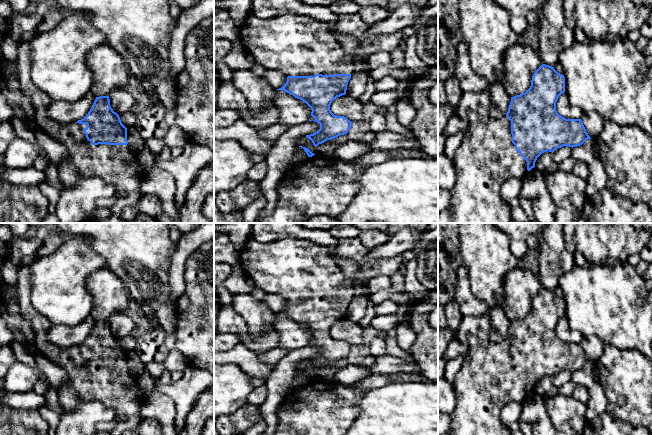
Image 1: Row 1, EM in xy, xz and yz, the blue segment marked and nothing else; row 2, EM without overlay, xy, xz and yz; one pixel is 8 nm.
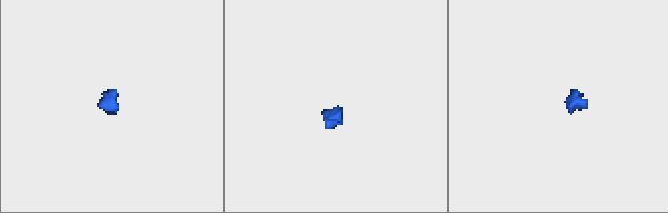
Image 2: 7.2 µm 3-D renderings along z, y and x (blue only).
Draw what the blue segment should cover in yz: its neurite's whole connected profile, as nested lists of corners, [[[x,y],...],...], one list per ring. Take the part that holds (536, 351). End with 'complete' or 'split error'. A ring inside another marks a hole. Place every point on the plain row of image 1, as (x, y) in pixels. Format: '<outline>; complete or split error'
[[[542,288],[532,300],[530,312],[520,319],[511,321],[511,326],[508,332],[508,336],[501,343],[494,343],[490,338],[490,313],[489,311],[481,316],[465,316],[462,318],[460,327],[454,338],[467,345],[467,352],[463,355],[464,361],[461,369],[456,374],[453,382],[453,386],[456,392],[456,407],[450,415],[449,429],[451,435],[511,435],[509,428],[505,427],[501,421],[501,412],[503,408],[512,402],[522,403],[524,399],[535,391],[537,382],[544,376],[554,376],[557,372],[563,370],[577,371],[582,369],[586,364],[591,363],[581,345],[581,343],[566,343],[559,339],[556,335],[556,326],[561,318],[565,316],[565,301],[558,297],[554,291]]]; split error

